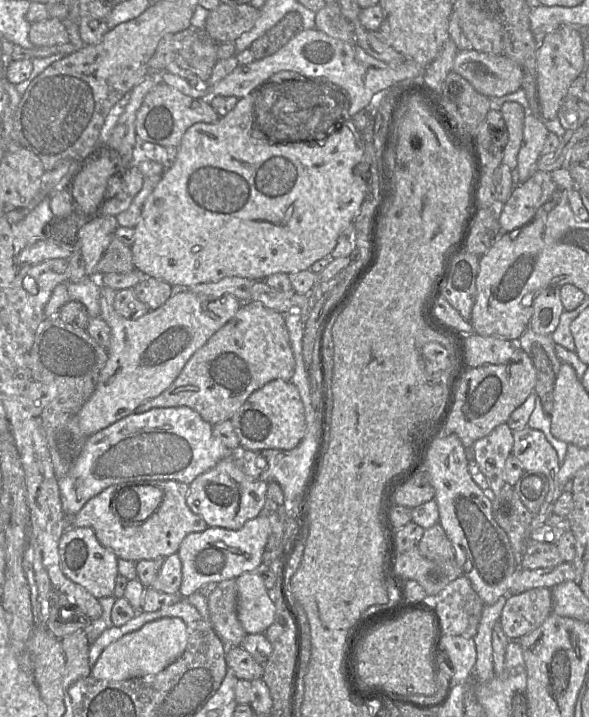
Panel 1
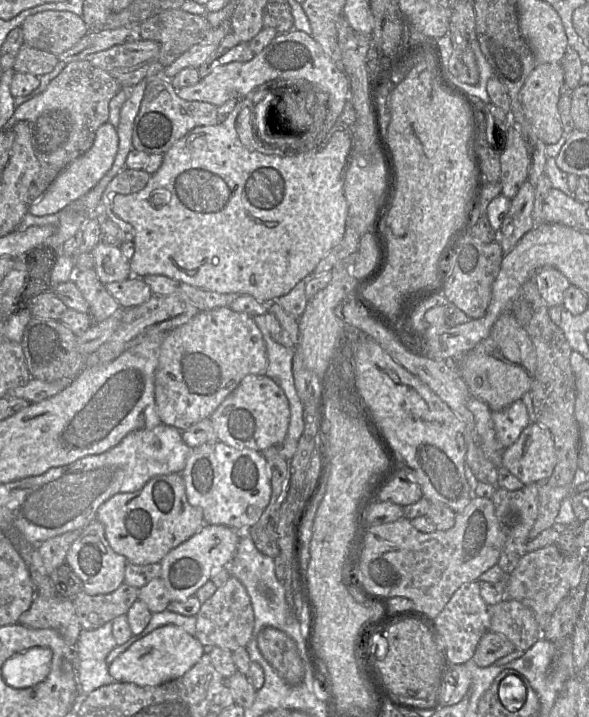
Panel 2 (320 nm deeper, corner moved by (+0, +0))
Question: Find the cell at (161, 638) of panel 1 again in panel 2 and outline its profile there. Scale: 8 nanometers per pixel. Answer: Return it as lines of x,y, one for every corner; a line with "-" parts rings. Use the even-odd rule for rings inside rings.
165,625
134,642
108,665
108,671
116,682
158,686
184,675
201,659
206,649
195,636
181,627

